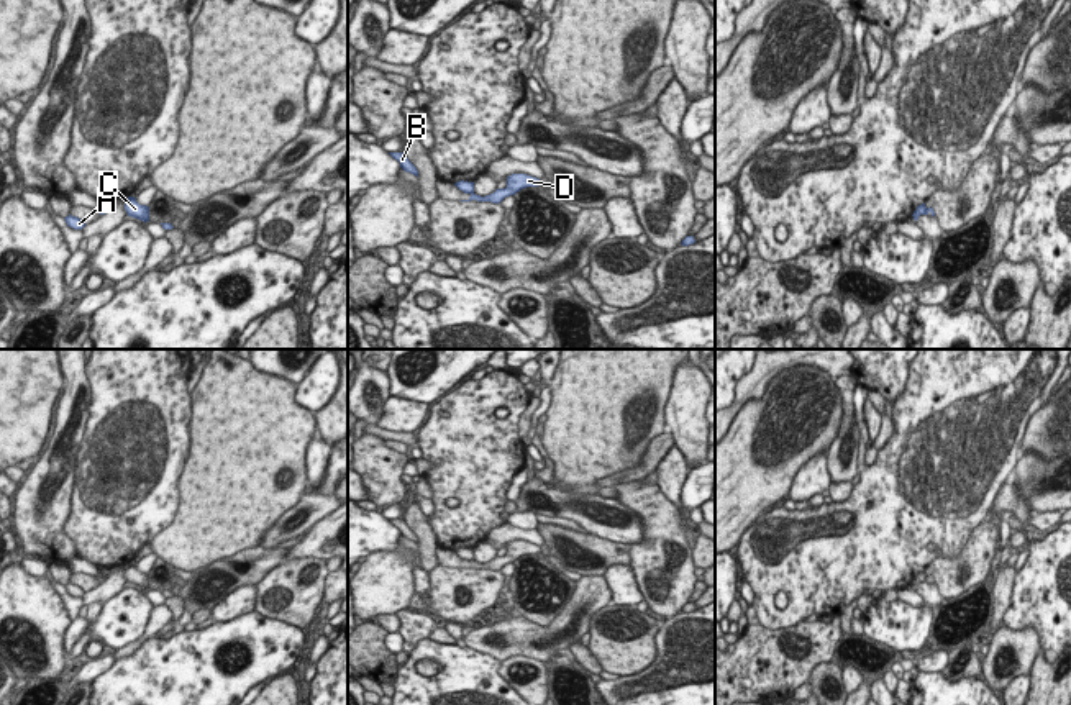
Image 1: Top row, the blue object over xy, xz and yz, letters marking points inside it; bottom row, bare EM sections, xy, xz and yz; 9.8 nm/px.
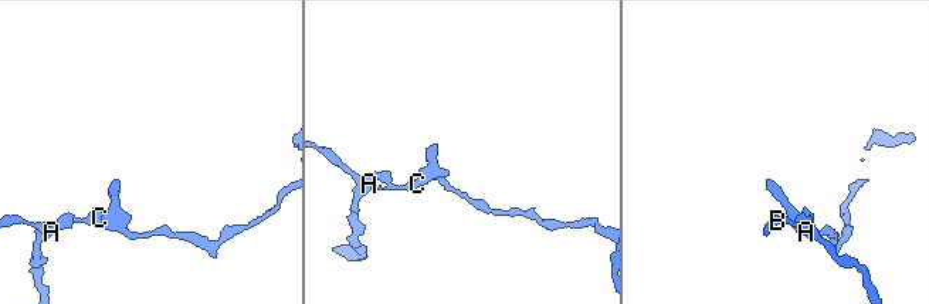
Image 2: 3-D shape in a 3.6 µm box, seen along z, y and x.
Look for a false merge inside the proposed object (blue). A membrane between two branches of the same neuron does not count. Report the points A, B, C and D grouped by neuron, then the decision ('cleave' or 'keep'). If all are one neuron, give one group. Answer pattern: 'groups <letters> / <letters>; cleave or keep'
groups A B / C D; cleave

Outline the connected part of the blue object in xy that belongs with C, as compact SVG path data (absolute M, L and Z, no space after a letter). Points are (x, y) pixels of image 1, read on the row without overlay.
M134 564L126 566L125 577L128 584L138 585L144 590L149 589L149 574L139 572Z

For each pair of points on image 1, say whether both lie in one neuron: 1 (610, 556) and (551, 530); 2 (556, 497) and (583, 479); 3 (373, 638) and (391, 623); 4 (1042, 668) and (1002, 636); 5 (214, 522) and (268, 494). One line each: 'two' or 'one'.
1: one
2: two
3: two
4: two
5: one

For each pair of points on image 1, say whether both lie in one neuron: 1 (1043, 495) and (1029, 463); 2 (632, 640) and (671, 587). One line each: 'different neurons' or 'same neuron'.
1: same neuron
2: different neurons

